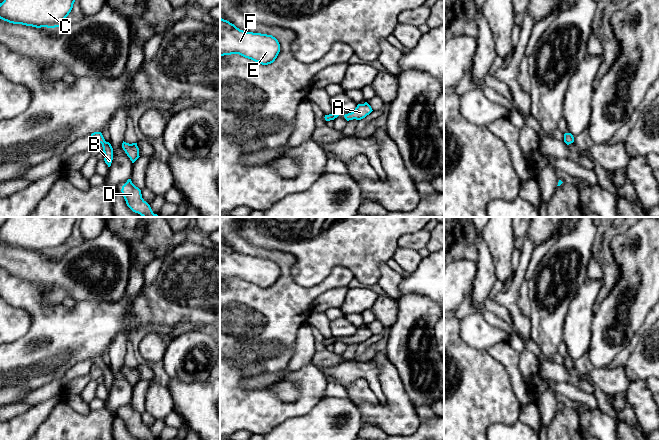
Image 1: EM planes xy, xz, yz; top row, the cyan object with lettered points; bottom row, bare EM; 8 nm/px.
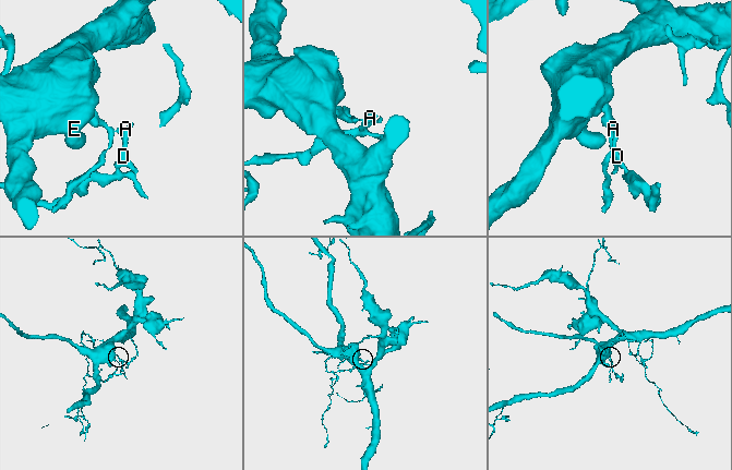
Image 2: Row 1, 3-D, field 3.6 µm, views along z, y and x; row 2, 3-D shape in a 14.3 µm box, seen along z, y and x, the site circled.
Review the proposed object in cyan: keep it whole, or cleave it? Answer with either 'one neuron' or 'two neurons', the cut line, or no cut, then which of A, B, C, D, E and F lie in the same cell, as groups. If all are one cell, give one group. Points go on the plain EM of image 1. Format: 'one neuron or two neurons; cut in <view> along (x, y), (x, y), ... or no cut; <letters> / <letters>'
one neuron; no cut; A B C D E F

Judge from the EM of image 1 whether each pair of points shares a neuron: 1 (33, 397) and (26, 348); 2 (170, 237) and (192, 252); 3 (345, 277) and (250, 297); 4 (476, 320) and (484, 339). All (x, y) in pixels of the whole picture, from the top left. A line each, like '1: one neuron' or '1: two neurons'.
1: two neurons
2: two neurons
3: one neuron
4: one neuron

